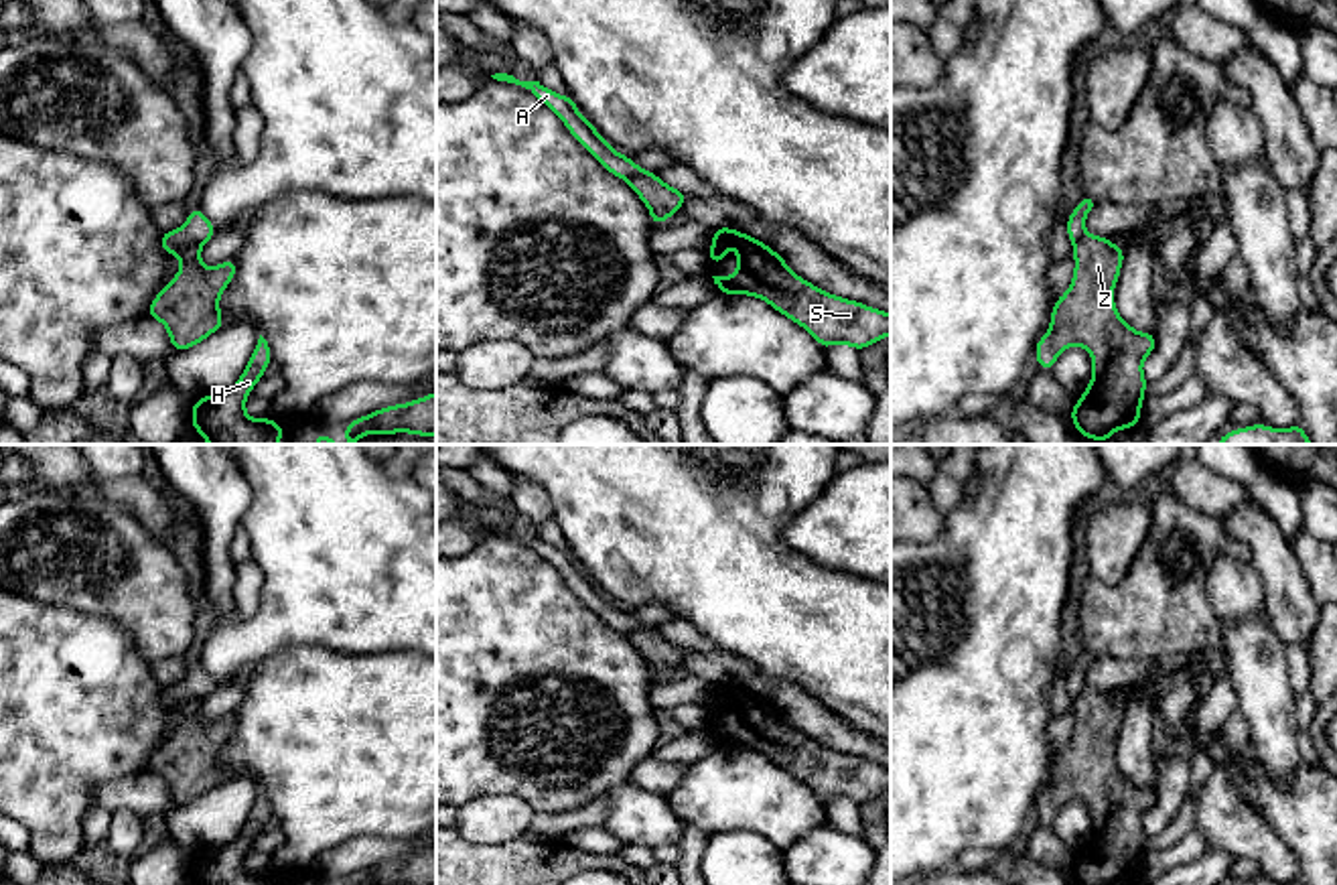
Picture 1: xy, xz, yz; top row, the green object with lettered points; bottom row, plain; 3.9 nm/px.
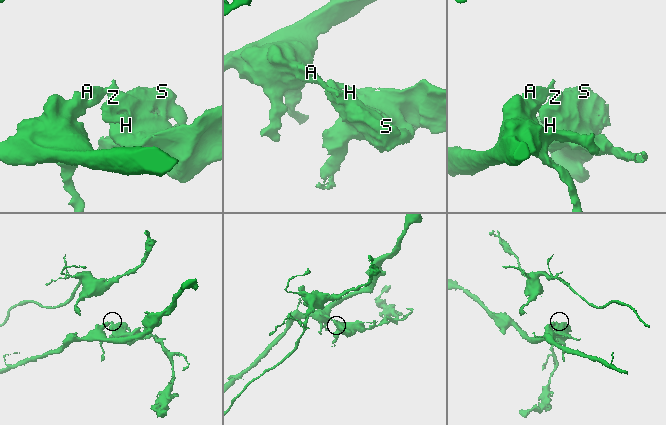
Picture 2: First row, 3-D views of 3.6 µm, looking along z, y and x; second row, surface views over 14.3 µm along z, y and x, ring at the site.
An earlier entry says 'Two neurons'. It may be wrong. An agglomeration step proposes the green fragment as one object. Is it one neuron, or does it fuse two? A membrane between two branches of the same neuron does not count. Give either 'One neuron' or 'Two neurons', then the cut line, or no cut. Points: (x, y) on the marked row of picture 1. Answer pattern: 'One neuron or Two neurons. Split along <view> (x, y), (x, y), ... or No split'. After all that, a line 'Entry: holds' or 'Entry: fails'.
Two neurons. Split along xy (201, 242), (185, 242), (171, 252)
Entry: holds

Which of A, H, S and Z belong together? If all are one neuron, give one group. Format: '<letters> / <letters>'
A / H S Z

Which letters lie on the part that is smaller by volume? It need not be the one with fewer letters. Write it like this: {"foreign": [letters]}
{"foreign": ["H", "S", "Z"]}

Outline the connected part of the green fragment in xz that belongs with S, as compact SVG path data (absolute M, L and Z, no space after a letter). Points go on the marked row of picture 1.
M714 227L712 246L708 250L712 266L724 260L730 244L736 248L736 274L712 276L718 292L747 294L765 300L783 317L803 327L824 351L834 343L862 351L864 347L891 335L891 313L830 294L824 288L810 284L805 278L797 276L767 244L732 227Z

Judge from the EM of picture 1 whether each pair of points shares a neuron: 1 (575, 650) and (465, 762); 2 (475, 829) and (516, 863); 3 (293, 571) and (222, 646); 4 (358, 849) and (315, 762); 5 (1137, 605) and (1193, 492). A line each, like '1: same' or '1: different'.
1: same
2: different
3: same
4: different
5: different

